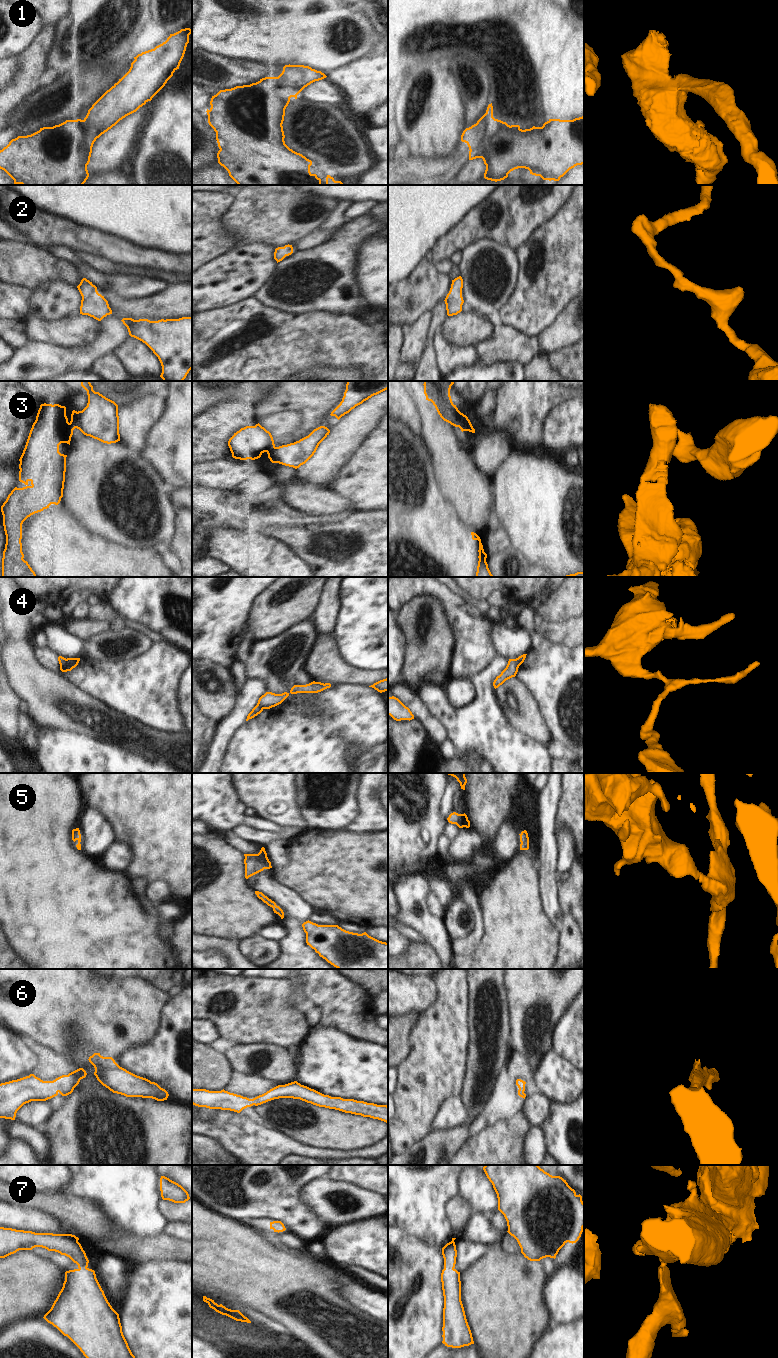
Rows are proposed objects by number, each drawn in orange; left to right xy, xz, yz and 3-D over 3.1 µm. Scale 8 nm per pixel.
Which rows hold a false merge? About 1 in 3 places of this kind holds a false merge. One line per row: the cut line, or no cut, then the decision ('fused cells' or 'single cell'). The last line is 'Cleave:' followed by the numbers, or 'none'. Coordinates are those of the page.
1: cut yz (493, 117), (490, 124), (477, 138), (477, 144), (470, 150); fused cells
2: cut none; single cell
3: cut xy (77, 412), (75, 427); fused cells
4: cut xz (257, 704), (263, 708); fused cells
5: cut none; single cell
6: cut none; single cell
7: cut none; single cell
Cleave: 1, 3, 4

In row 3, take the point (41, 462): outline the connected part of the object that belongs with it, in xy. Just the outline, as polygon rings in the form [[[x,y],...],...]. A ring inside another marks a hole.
[[[46,403],[40,405],[36,420],[32,425],[25,448],[19,459],[19,481],[26,486],[23,488],[15,487],[1,506],[3,526],[6,535],[6,544],[2,558],[2,577],[36,577],[35,572],[32,570],[28,562],[23,559],[24,554],[22,552],[21,543],[22,524],[28,517],[49,508],[51,504],[58,505],[63,497],[67,455],[59,452],[59,445],[61,443],[67,443],[70,445],[73,430],[76,428],[76,413],[77,411],[72,411],[71,421],[69,422],[66,416],[65,406]]]

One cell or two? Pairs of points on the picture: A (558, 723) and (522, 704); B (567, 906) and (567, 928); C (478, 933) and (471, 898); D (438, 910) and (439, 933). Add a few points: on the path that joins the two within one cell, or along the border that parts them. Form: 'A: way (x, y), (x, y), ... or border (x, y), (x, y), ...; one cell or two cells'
A: border (530, 693), (535, 700), (550, 736); two cells
B: border (563, 913), (569, 913), (573, 917); two cells
C: way (478, 924), (476, 907); one cell
D: border (427, 895), (428, 910), (443, 918); two cells

